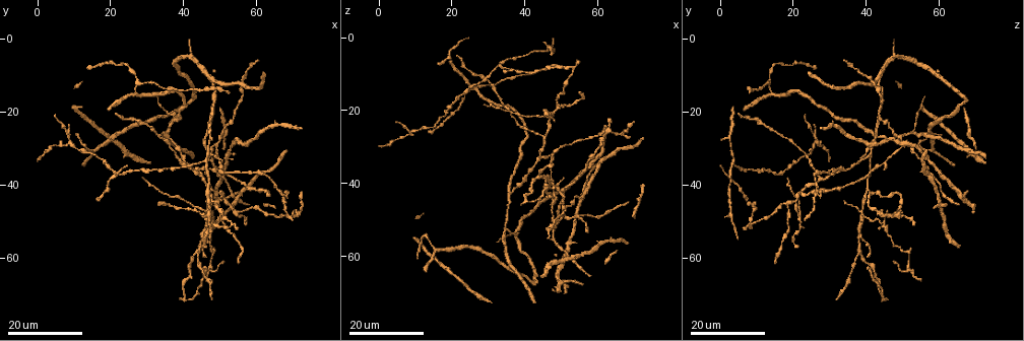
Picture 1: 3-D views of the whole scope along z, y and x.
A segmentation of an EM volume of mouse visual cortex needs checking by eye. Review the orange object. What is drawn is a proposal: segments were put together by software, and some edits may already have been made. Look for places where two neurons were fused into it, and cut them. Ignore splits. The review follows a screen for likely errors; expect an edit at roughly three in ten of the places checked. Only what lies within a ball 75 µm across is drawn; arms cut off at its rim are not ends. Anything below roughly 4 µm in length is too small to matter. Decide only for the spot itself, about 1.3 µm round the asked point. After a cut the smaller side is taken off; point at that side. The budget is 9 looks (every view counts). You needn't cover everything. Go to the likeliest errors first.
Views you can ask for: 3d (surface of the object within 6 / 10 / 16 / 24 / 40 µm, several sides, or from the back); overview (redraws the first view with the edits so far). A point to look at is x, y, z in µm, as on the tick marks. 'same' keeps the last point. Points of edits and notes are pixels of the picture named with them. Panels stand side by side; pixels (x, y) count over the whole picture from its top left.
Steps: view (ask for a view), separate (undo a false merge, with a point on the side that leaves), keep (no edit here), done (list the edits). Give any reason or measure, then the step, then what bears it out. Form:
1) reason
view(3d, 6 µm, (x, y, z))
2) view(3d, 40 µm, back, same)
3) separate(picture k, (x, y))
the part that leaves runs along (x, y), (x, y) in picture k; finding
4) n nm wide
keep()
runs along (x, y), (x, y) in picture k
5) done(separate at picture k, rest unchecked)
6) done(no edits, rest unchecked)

two arms at a narrow angle
view(3d, 24 µm, (49.5, 28.5, 51.0))

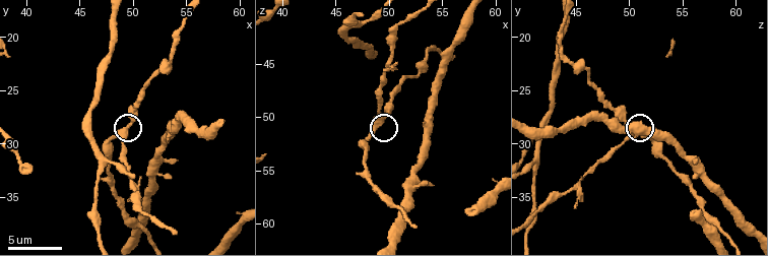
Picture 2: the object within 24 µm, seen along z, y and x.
view(3d, 10 µm, (49.2, 28.6, 50.4))

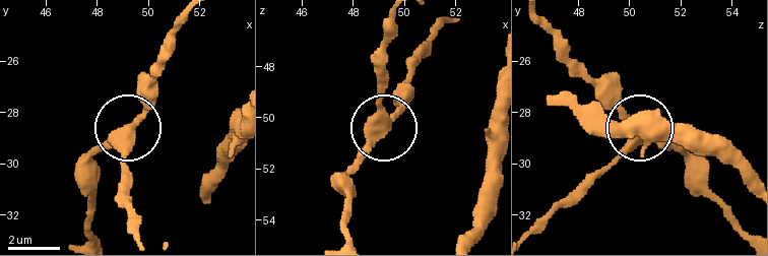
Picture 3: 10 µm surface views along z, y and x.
keep()
runs along (139, 238), (126, 202), (126, 128), (76, 170) in picture 3; one neuron here

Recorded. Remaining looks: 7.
branch point
view(3d, 16 µm, (35.0, 26.0, 52.5))

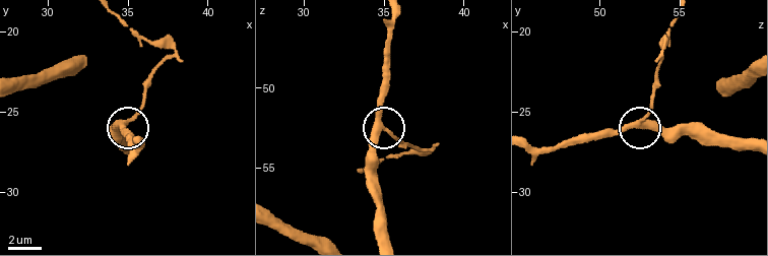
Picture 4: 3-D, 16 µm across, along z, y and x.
view(3d, 6 µm, (35.1, 25.7, 52.7))

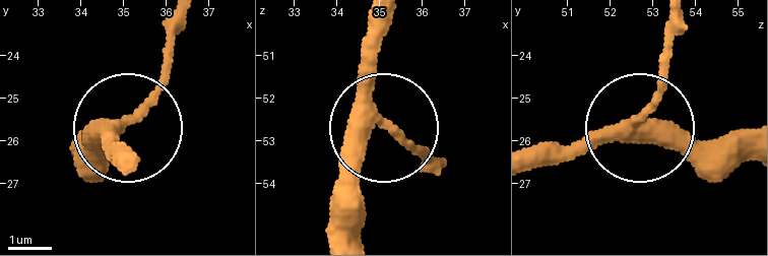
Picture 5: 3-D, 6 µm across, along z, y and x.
view(3d, 6 µm, back, (34.95, 25.65, 52.65))

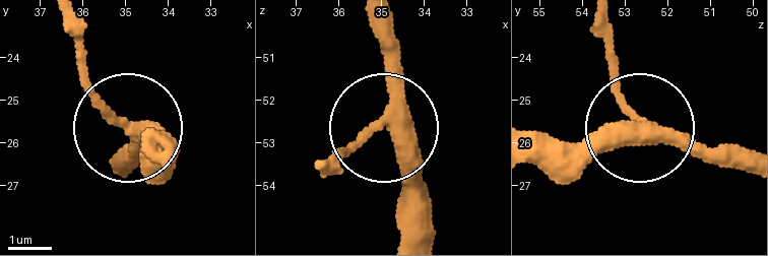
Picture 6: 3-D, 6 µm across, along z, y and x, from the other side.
3 arms
keep()
runs along (122, 175), (133, 138), (71, 37) in picture 6; all the same neuron

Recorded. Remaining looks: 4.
small branch off a trunk
view(3d, 16 µm, (49.0, 45.5, 19.0))

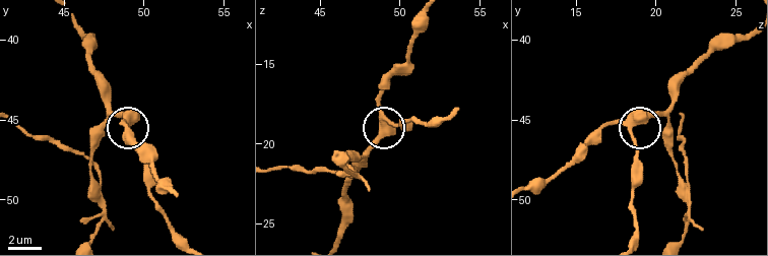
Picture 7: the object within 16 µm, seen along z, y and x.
zoom in
view(3d, 10 µm, (49.0, 45.6, 18.5))

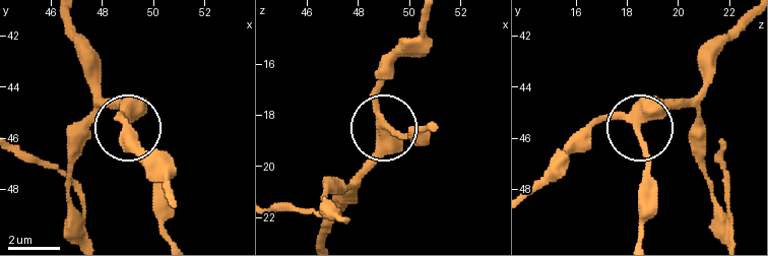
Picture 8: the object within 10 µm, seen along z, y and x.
side arm 20 µm
keep()
runs along (749, 18), (703, 84), (640, 130), (644, 187) in picture 8; one neuron here

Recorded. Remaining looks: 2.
four or more arms meet
view(3d, 24 µm, (26.0, 15.0, 14.0))

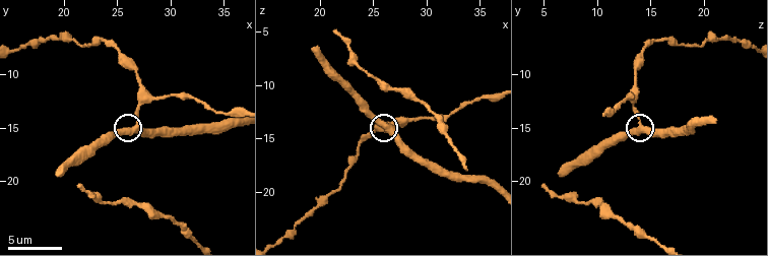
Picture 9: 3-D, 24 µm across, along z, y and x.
view(3d, 10 µm, (26.8, 14.8, 14.2))

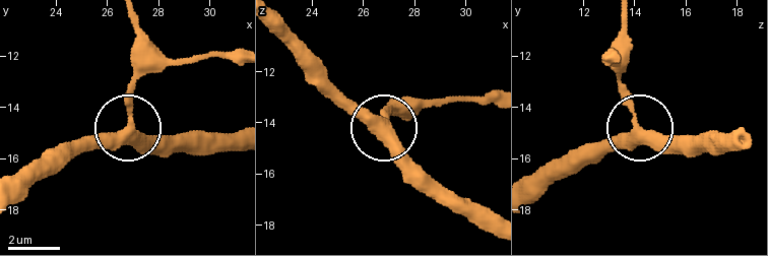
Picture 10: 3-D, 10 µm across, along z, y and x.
4 arms
keep()
runs along (746, 132), (656, 138), (634, 128), (586, 145) in picture 10; one neuron here

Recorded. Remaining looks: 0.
done(no edits, rest unchecked)

